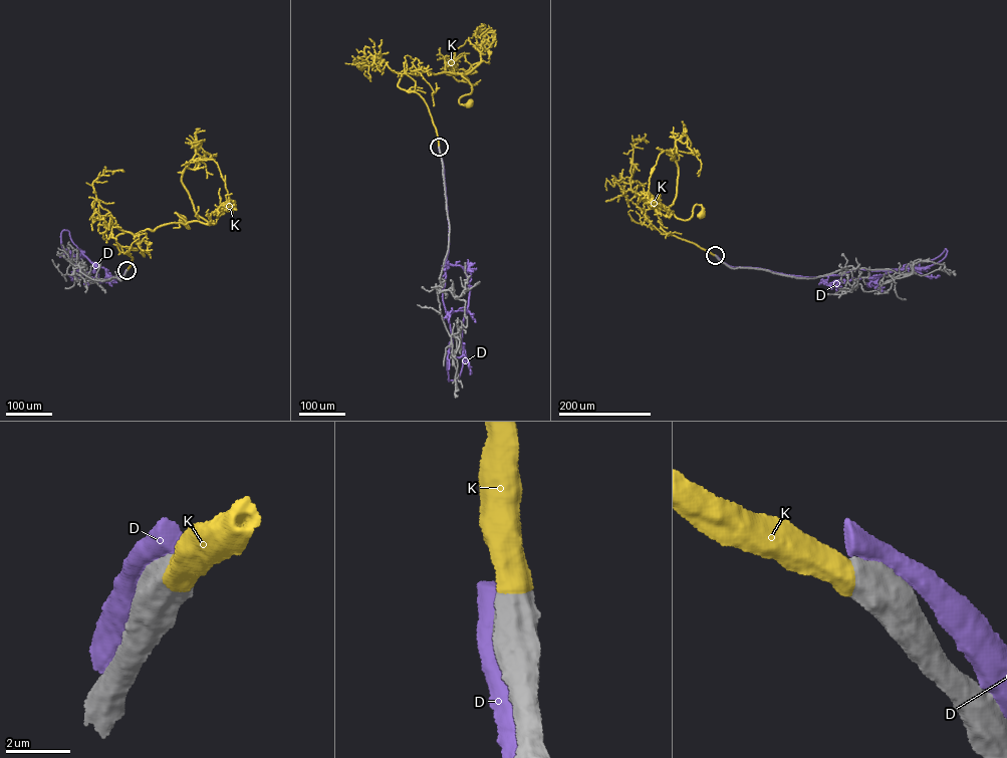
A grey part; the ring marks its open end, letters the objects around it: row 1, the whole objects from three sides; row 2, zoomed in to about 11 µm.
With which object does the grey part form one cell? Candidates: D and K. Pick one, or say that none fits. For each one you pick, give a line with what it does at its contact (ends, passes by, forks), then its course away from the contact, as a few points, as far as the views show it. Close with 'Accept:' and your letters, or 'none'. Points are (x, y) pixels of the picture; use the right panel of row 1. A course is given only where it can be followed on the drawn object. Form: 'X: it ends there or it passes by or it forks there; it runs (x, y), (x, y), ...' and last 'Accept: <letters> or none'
K: it ends there; it runs (715, 255), (664, 231), (647, 204), (684, 220), (699, 205), (699, 216)
Accept: K

